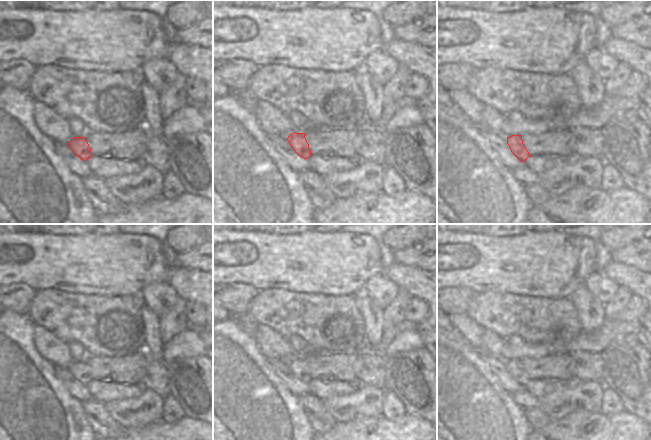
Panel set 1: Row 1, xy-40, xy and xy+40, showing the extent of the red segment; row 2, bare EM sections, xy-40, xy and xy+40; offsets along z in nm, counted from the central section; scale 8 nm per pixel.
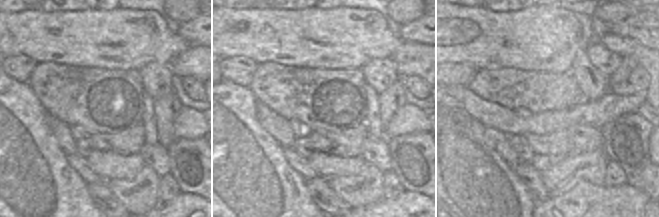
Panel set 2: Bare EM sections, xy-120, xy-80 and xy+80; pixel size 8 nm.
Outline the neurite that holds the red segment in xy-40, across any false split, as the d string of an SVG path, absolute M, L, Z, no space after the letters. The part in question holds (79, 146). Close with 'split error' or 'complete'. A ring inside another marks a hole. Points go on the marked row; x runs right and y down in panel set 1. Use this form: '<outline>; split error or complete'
M73 137L67 145L74 155L84 161L93 155L85 137Z; complete

